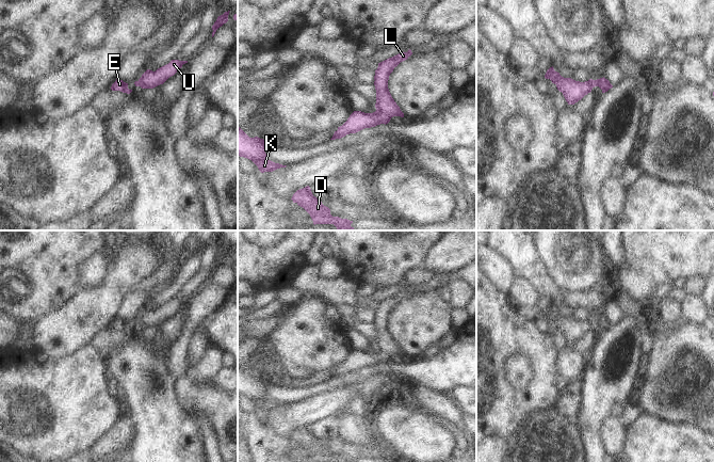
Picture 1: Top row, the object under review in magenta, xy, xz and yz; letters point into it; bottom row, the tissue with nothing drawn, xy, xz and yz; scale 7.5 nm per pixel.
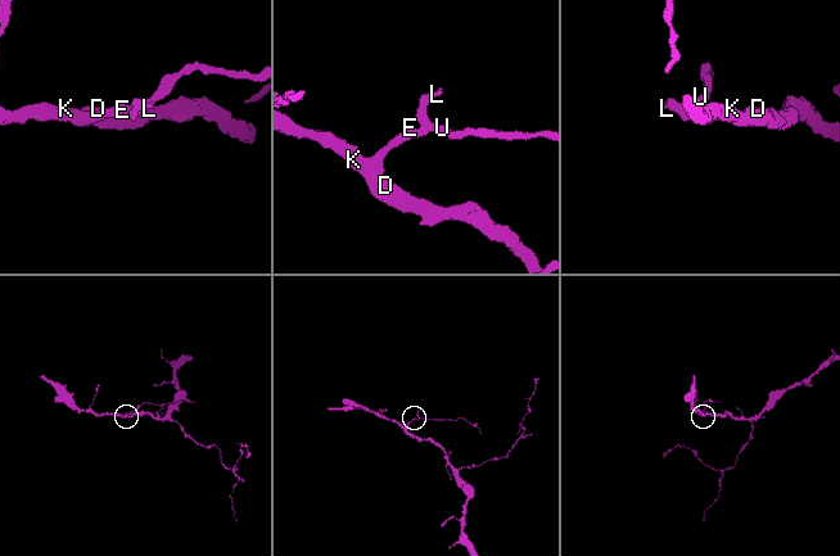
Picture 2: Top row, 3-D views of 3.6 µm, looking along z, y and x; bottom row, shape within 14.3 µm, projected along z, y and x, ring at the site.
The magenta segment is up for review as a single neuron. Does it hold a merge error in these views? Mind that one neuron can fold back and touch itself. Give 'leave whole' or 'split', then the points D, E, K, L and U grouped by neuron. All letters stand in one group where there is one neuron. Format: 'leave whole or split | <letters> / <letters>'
leave whole | D E K L U

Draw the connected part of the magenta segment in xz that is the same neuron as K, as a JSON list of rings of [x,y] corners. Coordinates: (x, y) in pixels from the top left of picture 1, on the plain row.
[[[238,365],[238,395],[251,399],[261,412],[273,411],[287,405],[267,398],[265,391],[269,383],[258,376],[249,377]]]

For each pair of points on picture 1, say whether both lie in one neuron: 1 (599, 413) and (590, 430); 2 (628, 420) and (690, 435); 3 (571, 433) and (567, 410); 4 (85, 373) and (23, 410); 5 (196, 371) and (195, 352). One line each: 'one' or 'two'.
1: one
2: two
3: two
4: one
5: two

